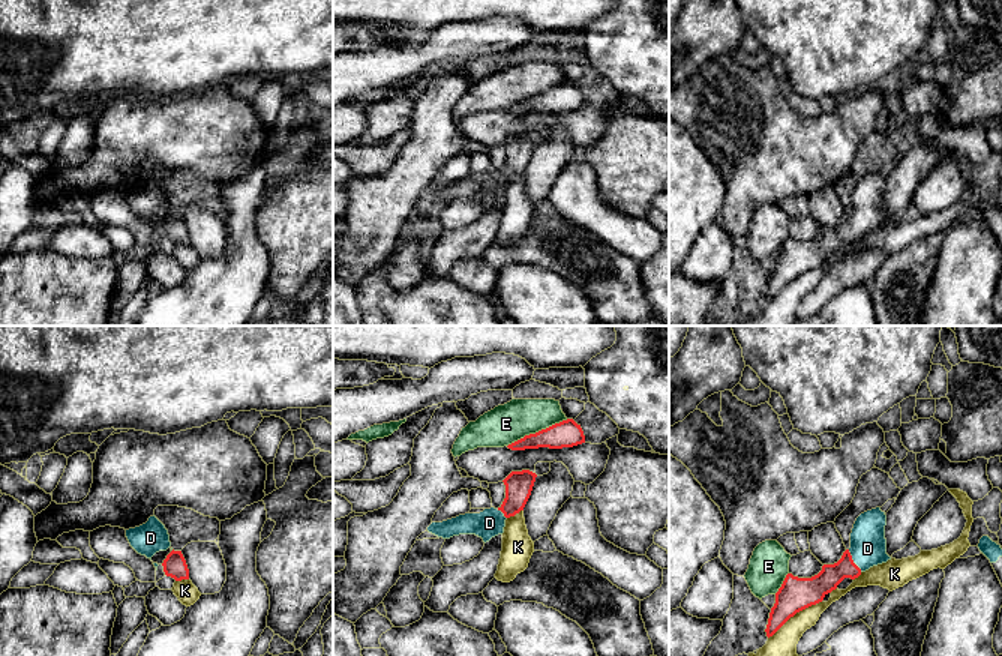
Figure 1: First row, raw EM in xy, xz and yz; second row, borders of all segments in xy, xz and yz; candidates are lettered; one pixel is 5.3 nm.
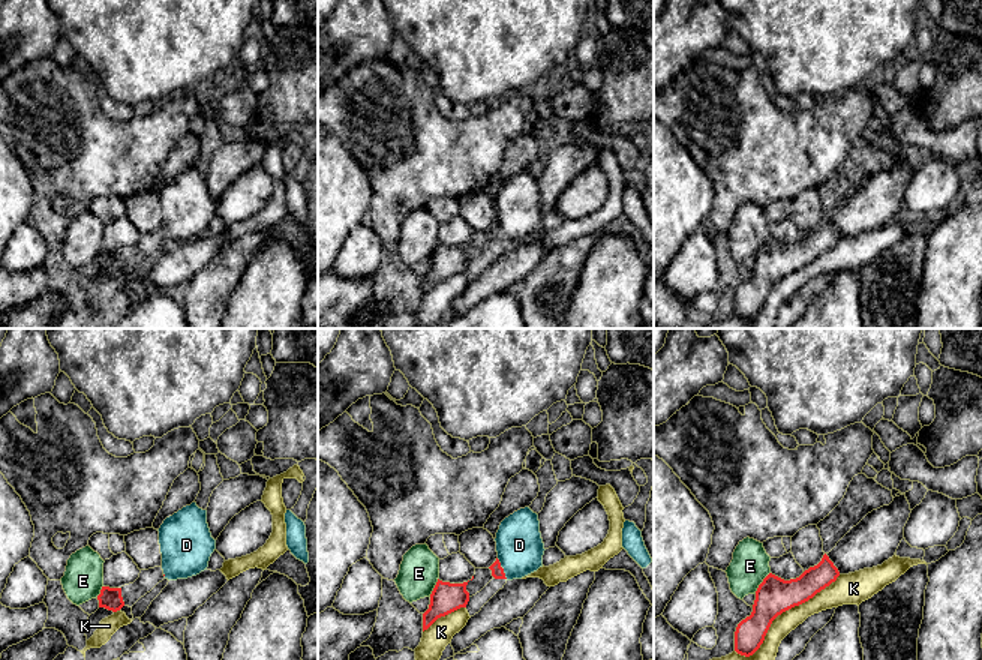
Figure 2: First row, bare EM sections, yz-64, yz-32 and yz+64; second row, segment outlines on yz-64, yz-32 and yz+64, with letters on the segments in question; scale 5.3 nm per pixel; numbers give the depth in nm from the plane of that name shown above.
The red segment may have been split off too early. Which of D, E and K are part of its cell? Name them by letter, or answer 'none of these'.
D

